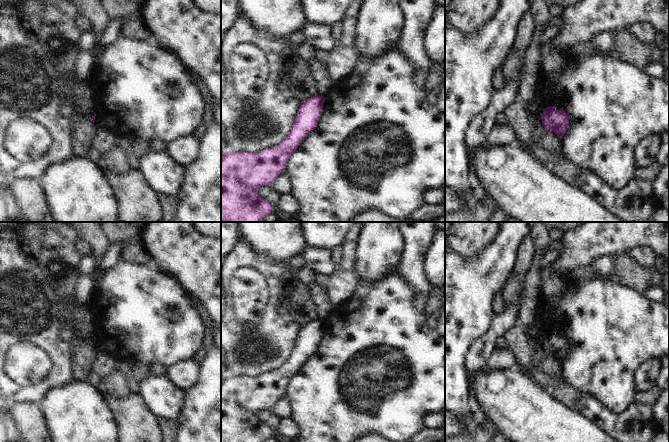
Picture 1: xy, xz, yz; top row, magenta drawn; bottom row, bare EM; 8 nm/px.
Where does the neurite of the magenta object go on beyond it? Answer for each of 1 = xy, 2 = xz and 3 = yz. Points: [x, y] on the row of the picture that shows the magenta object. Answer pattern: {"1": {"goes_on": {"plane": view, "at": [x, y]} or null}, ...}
{"1": {"goes_on": null}, "2": {"goes_on": null}, "3": {"goes_on": null}}

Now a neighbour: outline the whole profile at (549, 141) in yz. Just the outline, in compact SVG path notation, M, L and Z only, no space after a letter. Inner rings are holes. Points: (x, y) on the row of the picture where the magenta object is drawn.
M545 130L544 133L535 142L536 146L549 152L561 152L561 139L550 130Z

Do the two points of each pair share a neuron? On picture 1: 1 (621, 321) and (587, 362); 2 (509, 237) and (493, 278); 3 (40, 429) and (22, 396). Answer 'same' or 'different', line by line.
1: same
2: same
3: different

